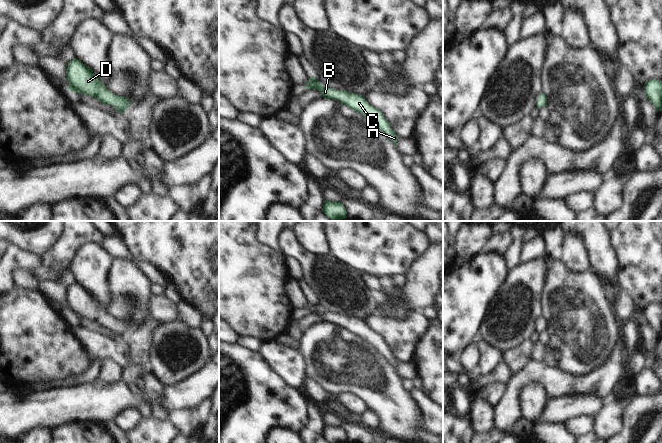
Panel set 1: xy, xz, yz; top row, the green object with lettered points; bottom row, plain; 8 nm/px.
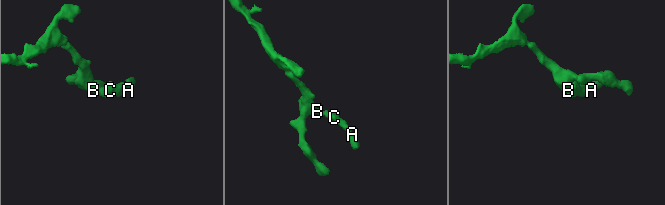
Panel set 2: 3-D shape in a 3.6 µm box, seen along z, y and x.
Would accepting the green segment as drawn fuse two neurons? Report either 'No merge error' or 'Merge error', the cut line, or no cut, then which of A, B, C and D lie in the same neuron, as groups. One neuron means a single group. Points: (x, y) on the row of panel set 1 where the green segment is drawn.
No merge error. No split. Groups: A B C D.

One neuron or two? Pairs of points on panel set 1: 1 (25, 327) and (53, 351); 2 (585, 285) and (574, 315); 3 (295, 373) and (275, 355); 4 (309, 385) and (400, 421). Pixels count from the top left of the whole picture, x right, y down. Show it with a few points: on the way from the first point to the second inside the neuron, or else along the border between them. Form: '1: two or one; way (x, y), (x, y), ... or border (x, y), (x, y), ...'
1: one; way (32, 334), (46, 348)
2: one; way (582, 292), (578, 298), (577, 308)
3: one; way (290, 368), (280, 358)
4: two; border (308, 377), (313, 379), (328, 393)

